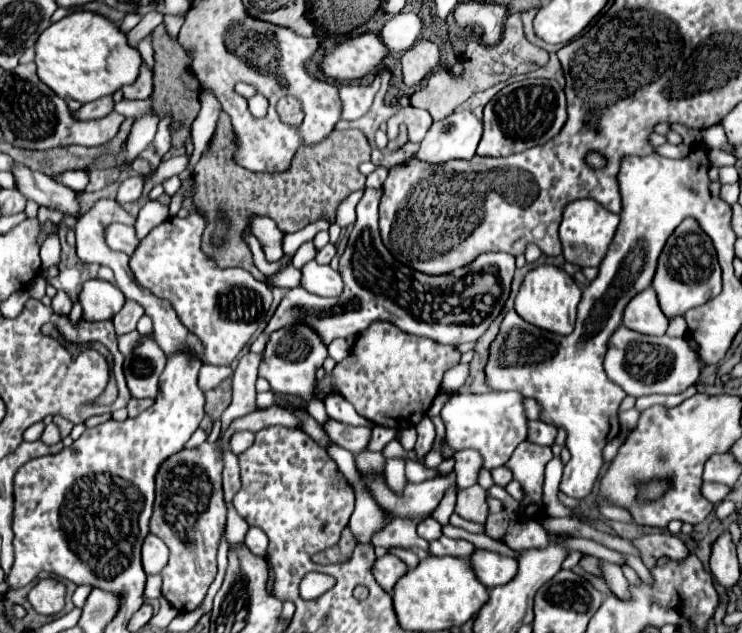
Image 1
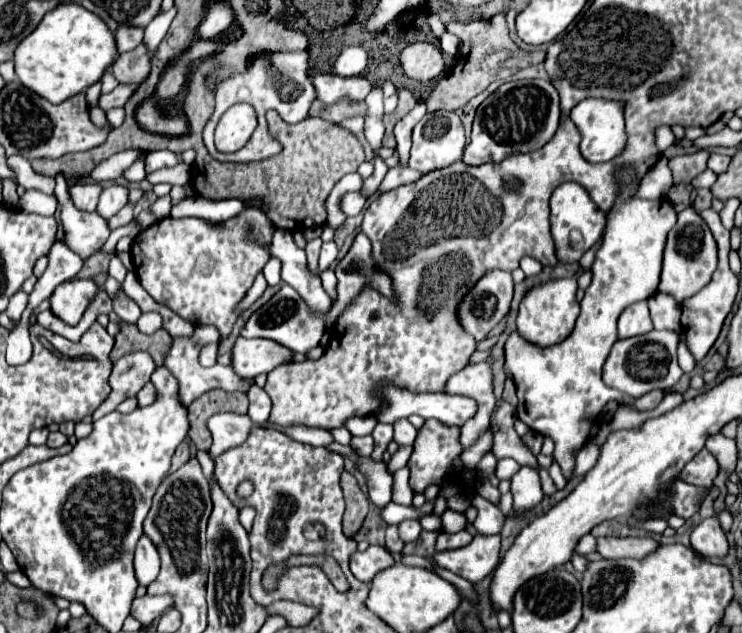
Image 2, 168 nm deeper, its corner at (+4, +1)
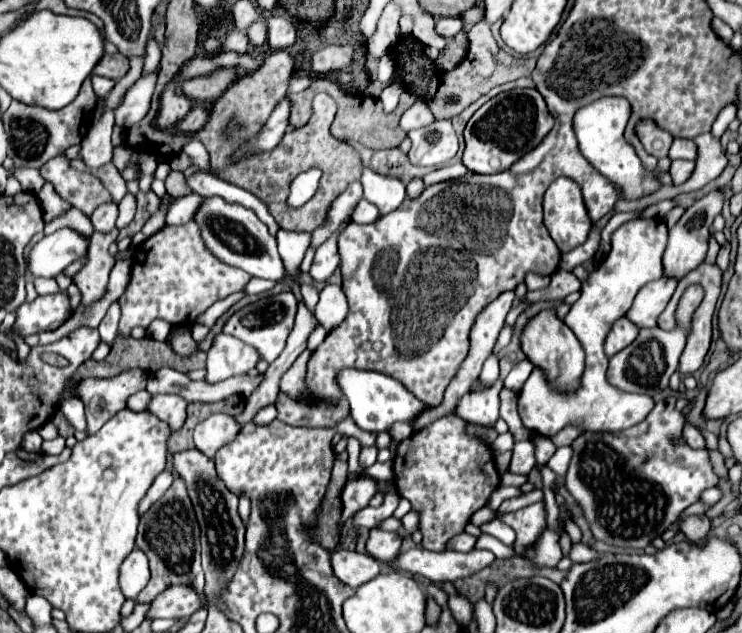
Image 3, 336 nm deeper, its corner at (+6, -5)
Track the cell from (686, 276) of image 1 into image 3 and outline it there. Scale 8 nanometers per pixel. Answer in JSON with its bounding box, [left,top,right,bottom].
[664,191,724,281]

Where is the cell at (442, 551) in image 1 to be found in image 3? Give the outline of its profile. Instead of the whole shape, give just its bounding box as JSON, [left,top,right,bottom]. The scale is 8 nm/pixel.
[446,533,476,551]

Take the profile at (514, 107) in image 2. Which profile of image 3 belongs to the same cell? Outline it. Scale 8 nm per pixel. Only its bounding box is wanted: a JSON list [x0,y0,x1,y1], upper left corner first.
[462,89,554,173]

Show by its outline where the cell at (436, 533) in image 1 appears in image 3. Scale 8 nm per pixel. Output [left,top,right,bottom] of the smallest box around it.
[366,529,402,561]

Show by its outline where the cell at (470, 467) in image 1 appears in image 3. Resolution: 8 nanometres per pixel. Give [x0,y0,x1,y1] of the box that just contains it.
[478,355,498,387]

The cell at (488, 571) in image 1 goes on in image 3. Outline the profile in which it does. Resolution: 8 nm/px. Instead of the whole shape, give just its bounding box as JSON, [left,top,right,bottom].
[392,528,494,583]

